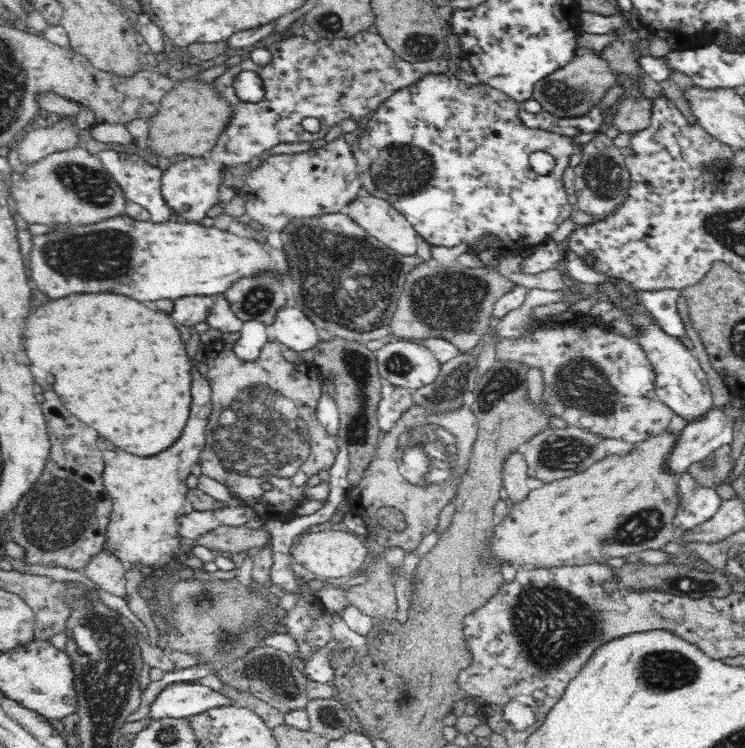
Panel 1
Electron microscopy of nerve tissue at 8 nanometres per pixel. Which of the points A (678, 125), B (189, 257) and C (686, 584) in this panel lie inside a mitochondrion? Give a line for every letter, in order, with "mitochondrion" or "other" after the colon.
A: other
B: other
C: mitochondrion

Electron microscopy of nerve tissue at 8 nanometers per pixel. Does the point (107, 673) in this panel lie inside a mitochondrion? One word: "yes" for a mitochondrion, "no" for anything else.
yes

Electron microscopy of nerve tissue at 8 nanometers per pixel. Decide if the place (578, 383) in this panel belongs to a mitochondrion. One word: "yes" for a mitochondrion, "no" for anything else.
yes

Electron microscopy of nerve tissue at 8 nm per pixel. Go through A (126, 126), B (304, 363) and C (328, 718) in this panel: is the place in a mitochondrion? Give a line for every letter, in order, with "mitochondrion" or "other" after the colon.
A: other
B: other
C: mitochondrion

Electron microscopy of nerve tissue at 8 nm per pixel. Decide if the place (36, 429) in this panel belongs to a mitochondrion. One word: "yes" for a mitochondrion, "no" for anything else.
no

